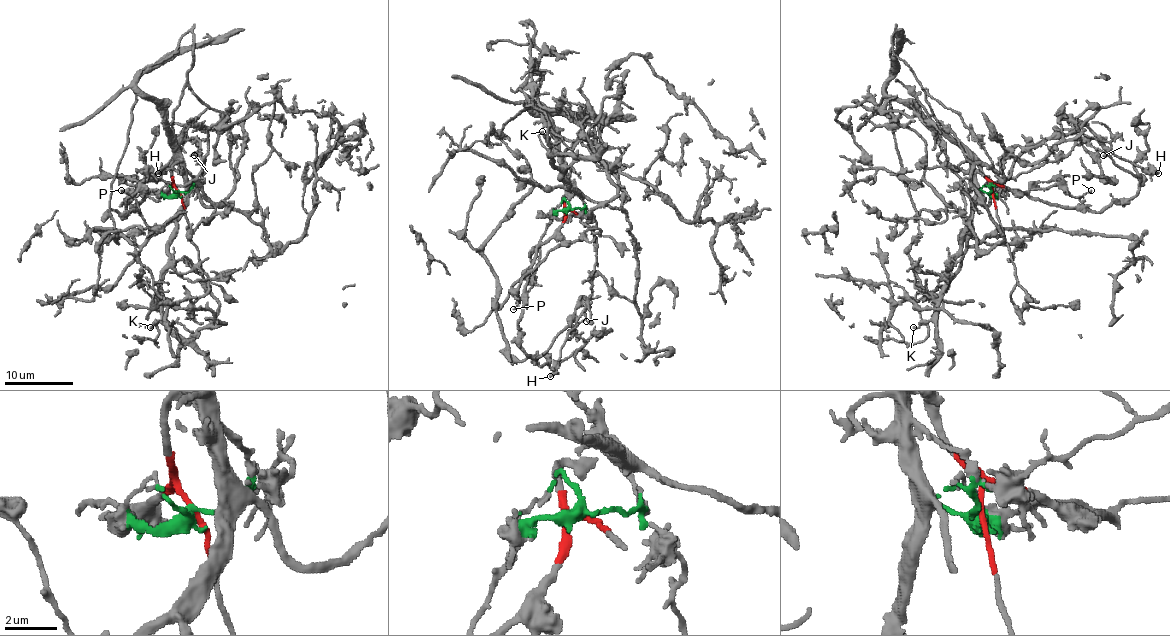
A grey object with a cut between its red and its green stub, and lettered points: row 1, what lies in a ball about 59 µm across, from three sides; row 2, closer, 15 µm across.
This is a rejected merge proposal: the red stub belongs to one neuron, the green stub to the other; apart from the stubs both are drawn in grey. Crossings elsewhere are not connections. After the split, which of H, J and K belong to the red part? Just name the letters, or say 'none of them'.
K

